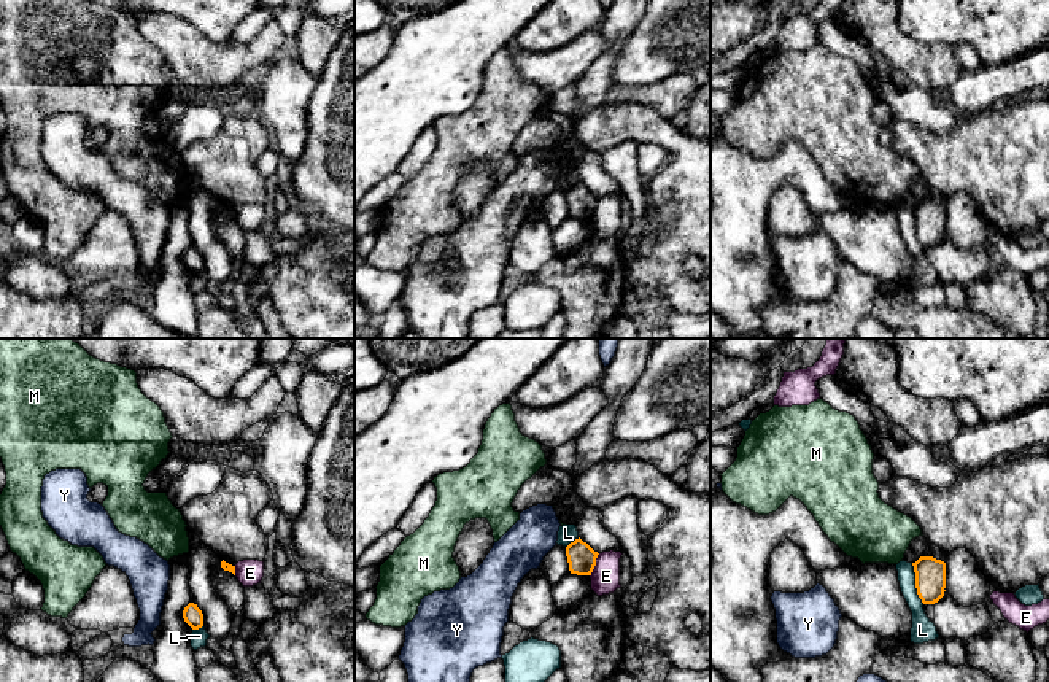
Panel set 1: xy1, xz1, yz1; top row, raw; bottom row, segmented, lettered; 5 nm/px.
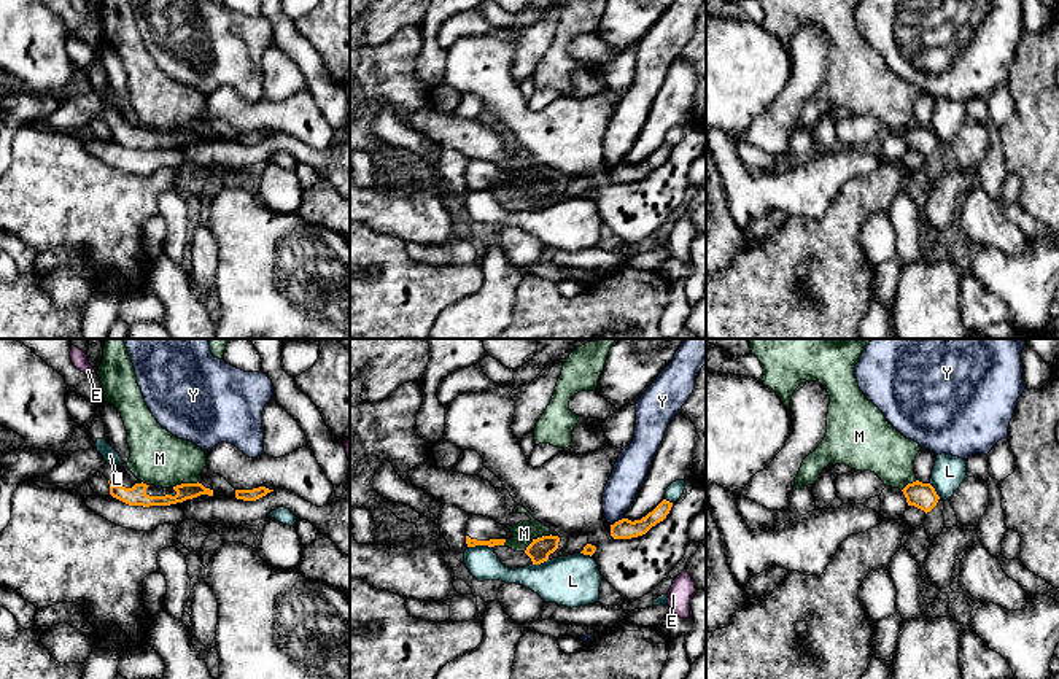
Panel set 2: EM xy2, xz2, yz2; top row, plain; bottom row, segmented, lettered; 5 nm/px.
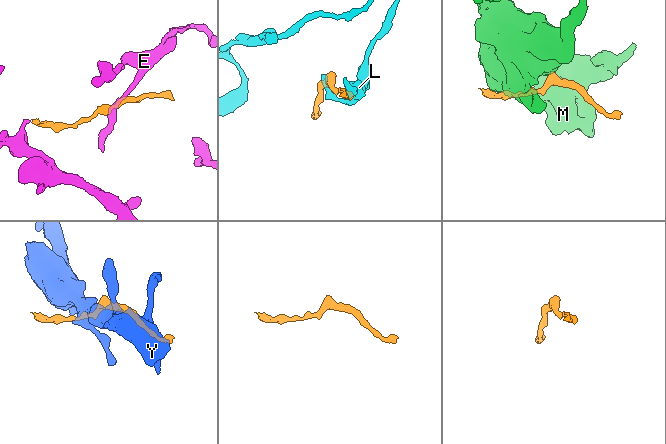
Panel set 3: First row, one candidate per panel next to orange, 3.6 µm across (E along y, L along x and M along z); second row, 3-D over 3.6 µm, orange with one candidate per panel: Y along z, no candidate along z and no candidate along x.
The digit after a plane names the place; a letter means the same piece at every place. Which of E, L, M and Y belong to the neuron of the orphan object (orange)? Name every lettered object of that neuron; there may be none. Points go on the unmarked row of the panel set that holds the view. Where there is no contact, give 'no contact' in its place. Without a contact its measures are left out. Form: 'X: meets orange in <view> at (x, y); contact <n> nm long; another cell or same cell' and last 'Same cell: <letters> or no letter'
E: meets orange in xz1 at (595, 209); contact 130 nm long; another cell
L: meets orange in yz1 at (916, 228); contact 220 nm long; another cell
M: meets orange in xz2 at (538, 182); contact 170 nm long; another cell
Y: meets orange in xz2 at (619, 164); contact 80 nm long; another cell
Same cell: no letter

